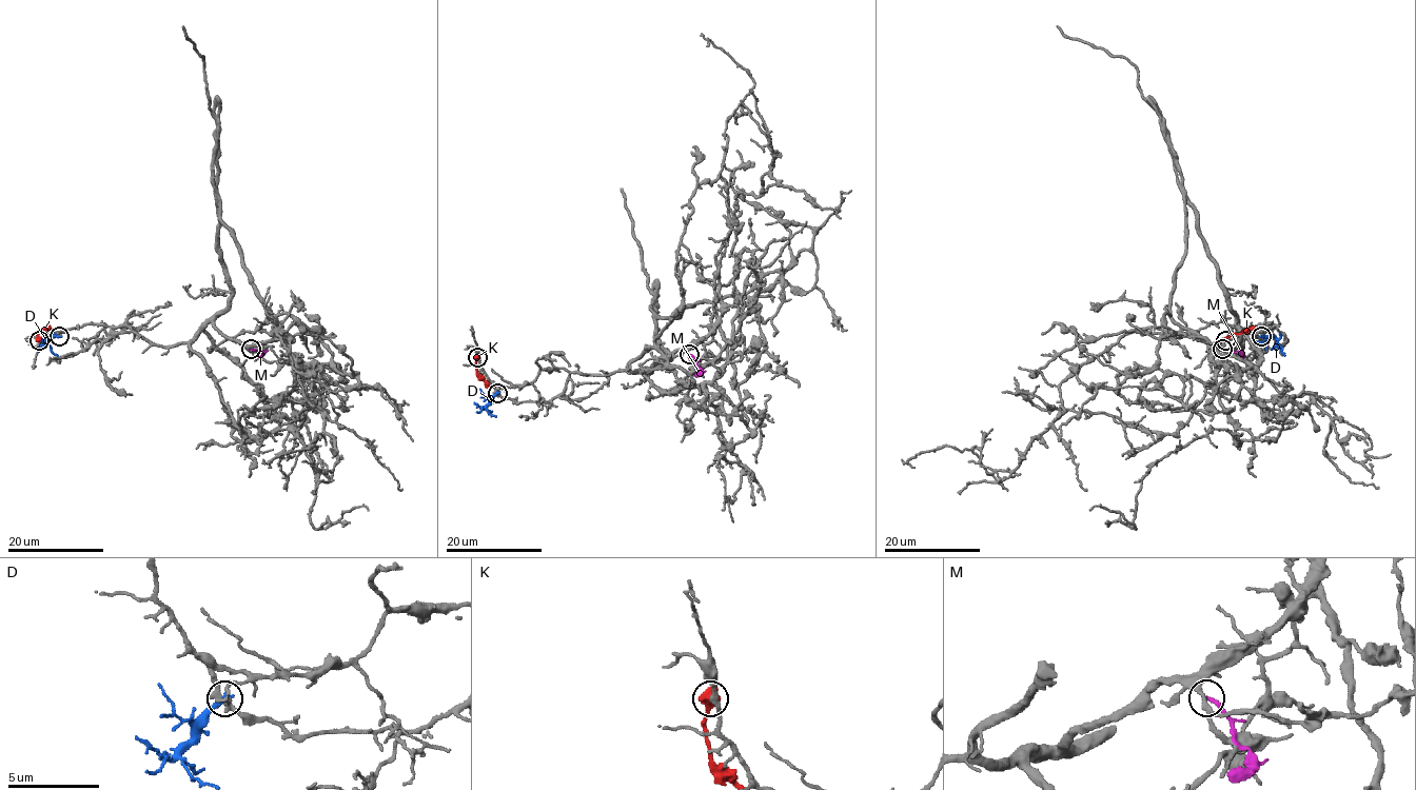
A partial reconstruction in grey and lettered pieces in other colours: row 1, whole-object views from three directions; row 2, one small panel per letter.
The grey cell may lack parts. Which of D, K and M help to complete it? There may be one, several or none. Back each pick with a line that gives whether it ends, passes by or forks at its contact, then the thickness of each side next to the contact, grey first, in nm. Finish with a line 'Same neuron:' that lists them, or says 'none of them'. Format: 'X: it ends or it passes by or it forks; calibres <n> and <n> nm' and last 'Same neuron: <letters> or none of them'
Same neuron: none of them

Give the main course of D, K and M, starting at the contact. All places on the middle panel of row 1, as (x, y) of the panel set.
D: (497, 392), (486, 407), (489, 414), (496, 416)
K: (477, 357), (476, 371), (488, 388)
M: (689, 354), (700, 370), (696, 377)

